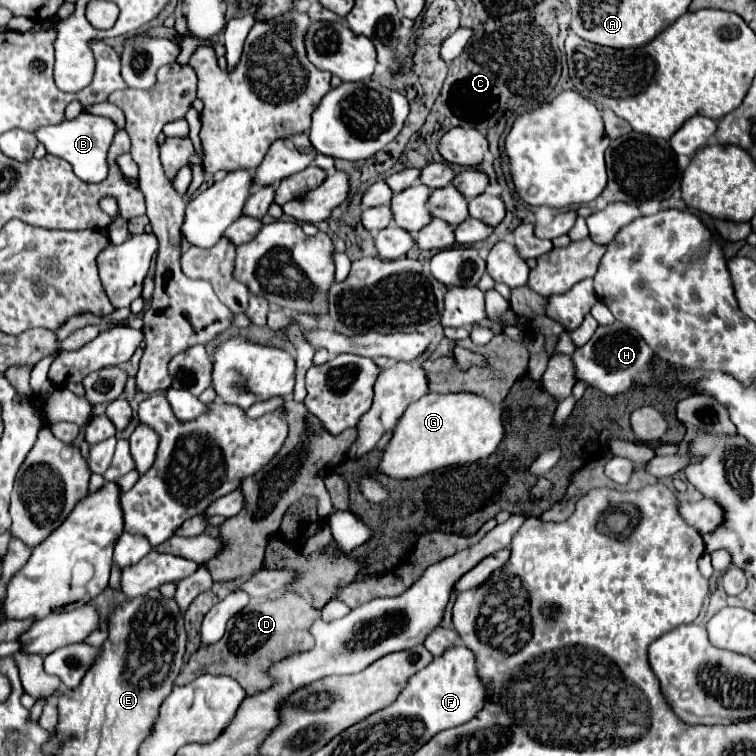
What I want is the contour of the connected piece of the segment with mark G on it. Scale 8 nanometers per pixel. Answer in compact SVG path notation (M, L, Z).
M429 392L409 404L395 426L395 434L383 452L379 470L391 478L417 478L437 468L473 464L491 456L505 436L505 406L495 406L481 394Z

